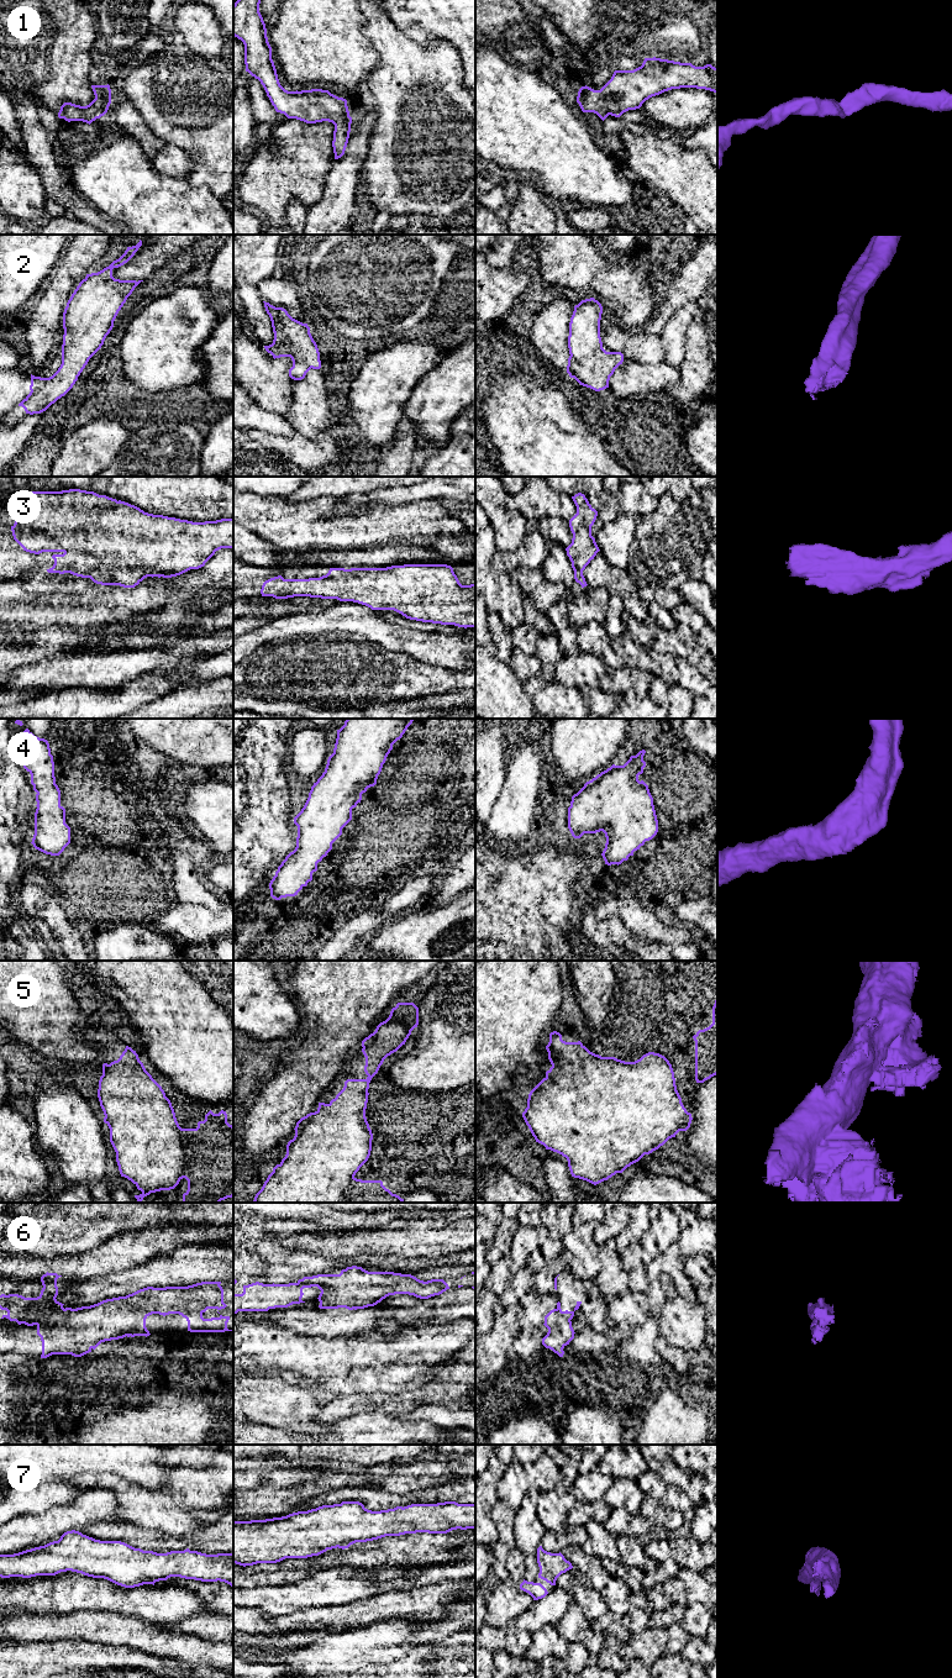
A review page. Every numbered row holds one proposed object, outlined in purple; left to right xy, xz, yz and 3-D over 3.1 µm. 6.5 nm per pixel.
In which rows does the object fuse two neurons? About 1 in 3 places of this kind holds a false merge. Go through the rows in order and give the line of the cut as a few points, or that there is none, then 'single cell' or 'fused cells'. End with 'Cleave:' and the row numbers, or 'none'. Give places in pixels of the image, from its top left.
1: cut none; single cell
2: cut none; single cell
3: cut none; single cell
4: cut none; single cell
5: cut none; single cell
6: cut xy (70, 1308), (64, 1311), (52, 1311), (42, 1324), (37, 1325); fused cells
7: cut none; single cell
Cleave: 6

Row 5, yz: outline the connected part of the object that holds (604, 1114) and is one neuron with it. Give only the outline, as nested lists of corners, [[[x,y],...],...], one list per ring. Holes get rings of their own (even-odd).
[[[557,1031],[549,1033],[546,1050],[552,1067],[530,1092],[522,1117],[536,1142],[567,1158],[572,1177],[596,1185],[616,1173],[622,1173],[645,1154],[652,1153],[675,1137],[679,1131],[690,1127],[691,1114],[682,1103],[672,1064],[664,1056],[648,1052],[635,1062],[601,1057],[590,1052],[580,1041],[563,1041]]]

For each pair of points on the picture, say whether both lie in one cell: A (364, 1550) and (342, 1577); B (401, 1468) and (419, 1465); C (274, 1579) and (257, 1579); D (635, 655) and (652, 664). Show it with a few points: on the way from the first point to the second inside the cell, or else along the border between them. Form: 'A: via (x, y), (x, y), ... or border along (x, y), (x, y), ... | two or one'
A: border along (342, 1565), (362, 1568), (380, 1567) | two
B: via (405, 1468), (415, 1467) | one
C: via (271, 1579), (261, 1579) | one
D: via (638, 657), (648, 661) | one

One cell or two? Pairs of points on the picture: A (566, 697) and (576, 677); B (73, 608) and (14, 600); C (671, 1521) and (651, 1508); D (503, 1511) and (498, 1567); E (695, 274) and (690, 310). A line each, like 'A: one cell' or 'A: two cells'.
A: two cells
B: one cell
C: one cell
D: one cell
E: two cells

